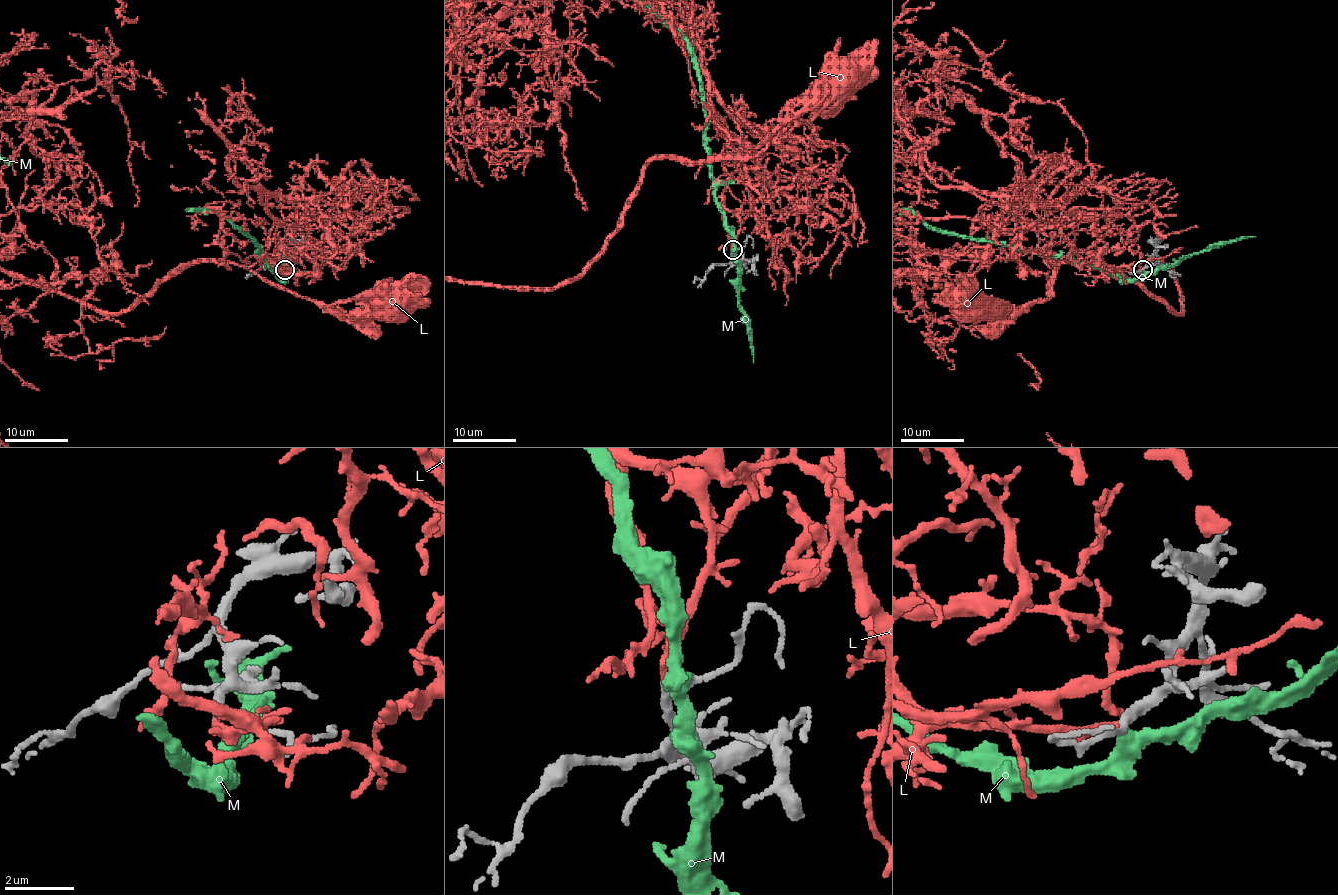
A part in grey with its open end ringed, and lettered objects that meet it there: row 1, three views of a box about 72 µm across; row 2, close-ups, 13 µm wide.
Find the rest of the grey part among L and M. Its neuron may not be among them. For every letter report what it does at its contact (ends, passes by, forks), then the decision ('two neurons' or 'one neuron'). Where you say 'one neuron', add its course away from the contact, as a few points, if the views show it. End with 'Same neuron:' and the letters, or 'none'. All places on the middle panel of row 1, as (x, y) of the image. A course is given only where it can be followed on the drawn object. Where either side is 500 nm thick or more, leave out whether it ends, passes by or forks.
L: it ends; one neuron
M: it passes by; two neurons
Same neuron: L

